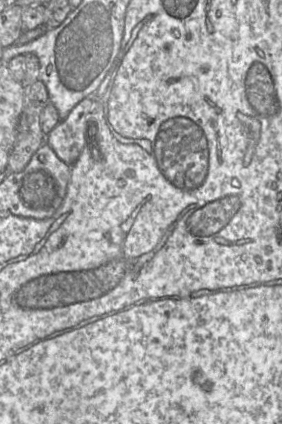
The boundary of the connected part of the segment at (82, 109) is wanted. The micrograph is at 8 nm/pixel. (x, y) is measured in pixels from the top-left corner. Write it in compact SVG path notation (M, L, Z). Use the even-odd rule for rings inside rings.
M94 95L82 99L44 141L70 167L76 162L86 144L86 121L90 113L93 113L94 100Z

